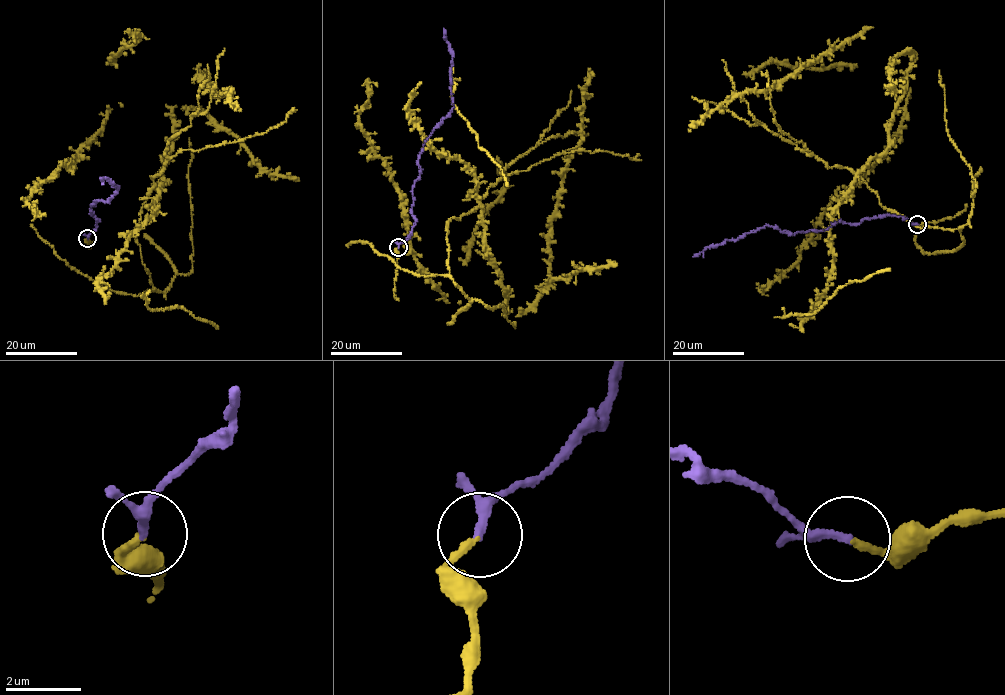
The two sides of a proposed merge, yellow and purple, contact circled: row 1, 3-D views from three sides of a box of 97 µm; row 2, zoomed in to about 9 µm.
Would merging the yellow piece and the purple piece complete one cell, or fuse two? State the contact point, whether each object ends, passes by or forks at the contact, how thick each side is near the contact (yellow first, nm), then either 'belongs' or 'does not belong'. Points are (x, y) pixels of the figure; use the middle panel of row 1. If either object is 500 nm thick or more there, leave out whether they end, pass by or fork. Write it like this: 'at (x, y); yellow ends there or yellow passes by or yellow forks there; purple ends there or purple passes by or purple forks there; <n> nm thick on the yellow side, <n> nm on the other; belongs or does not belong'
at (398, 247); yellow ends there; purple passes by; 170 nm thick on the yellow side, 170 nm on the other; belongs

